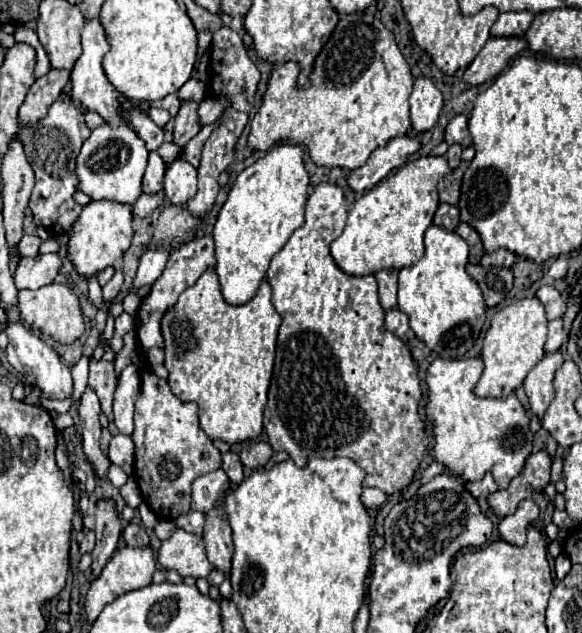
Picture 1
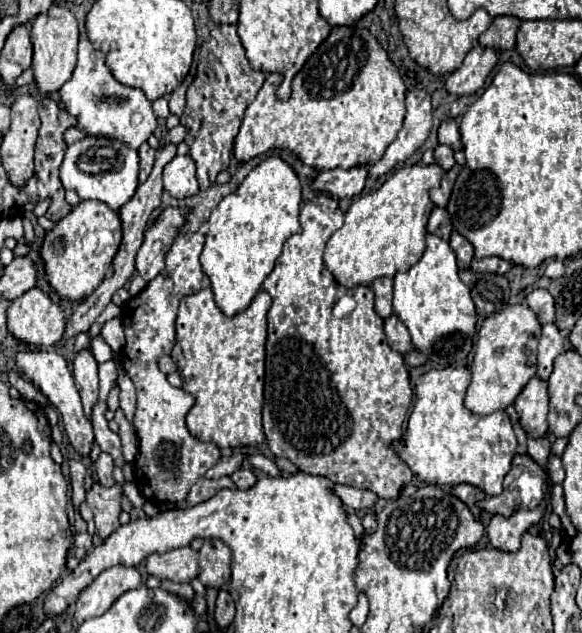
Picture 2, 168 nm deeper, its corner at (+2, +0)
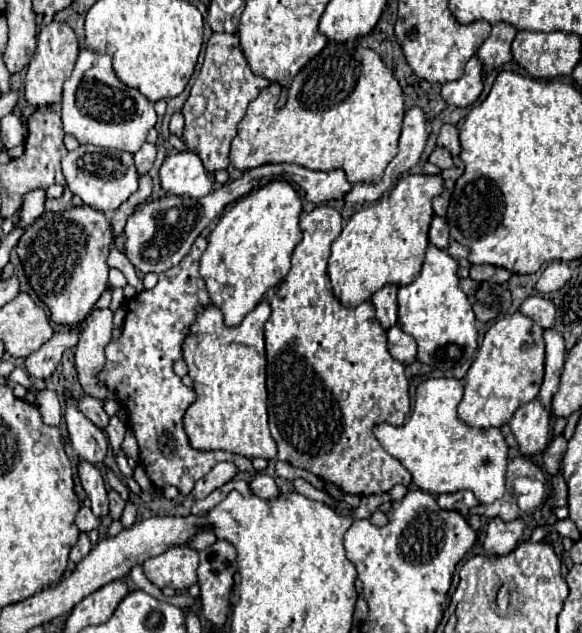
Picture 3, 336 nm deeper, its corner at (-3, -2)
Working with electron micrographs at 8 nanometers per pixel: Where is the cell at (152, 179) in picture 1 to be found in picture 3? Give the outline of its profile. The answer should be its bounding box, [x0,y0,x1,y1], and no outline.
[134,142,156,174]

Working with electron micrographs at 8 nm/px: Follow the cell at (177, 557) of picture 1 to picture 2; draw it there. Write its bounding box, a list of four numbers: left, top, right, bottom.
[147,546,199,582]

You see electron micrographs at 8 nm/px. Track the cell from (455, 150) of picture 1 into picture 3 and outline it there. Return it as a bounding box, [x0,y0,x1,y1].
[428,146,454,170]

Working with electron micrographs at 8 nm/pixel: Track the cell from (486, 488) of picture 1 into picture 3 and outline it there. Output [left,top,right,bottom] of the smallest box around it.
[438,490,480,518]

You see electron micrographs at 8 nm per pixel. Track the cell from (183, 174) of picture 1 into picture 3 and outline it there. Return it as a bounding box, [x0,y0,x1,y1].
[160,152,212,198]

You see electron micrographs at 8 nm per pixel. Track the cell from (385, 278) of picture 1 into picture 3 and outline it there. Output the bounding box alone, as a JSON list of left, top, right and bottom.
[372,284,398,330]

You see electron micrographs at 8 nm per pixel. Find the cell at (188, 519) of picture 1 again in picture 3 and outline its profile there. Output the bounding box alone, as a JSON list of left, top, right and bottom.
[190,532,216,550]

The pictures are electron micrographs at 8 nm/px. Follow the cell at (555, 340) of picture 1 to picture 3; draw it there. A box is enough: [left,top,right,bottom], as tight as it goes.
[538,328,566,410]

